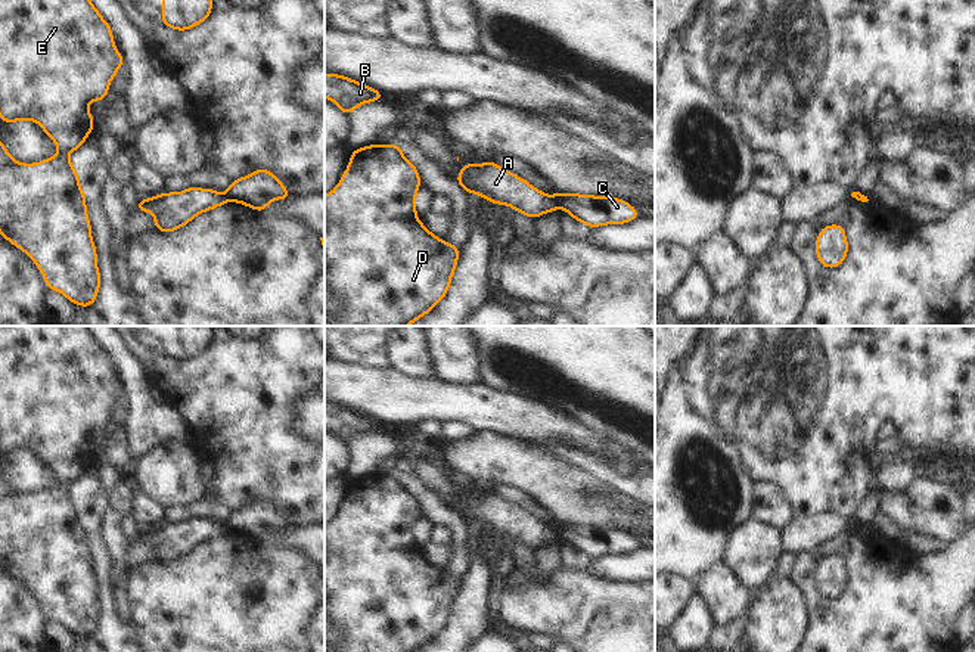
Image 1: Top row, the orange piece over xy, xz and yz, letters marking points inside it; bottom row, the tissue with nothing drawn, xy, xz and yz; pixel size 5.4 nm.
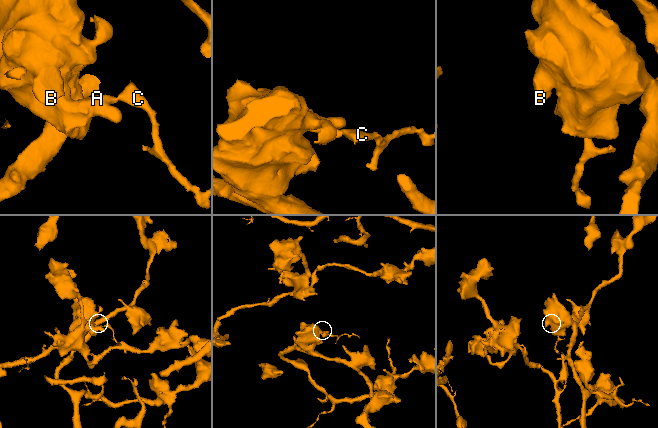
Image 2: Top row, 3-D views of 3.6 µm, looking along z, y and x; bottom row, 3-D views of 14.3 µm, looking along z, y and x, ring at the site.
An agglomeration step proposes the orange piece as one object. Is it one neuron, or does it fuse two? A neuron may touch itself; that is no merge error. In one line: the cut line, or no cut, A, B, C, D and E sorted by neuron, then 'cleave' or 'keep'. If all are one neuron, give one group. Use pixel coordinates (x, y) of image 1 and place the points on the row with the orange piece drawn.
cut in xz along (553, 196), (558, 205); A B D E / C; cleave

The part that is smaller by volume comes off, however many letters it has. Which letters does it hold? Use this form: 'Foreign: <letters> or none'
Foreign: C

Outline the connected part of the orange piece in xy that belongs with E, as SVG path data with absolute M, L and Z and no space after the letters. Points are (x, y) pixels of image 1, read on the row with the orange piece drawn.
M0 0L0 118L6 124L19 119L38 122L60 152L38 164L19 164L0 140L0 235L34 260L47 289L63 294L72 304L84 308L96 301L102 277L97 271L86 193L80 190L80 176L66 156L94 130L87 105L106 97L109 81L117 77L122 63L124 56L115 49L109 24L90 0Z

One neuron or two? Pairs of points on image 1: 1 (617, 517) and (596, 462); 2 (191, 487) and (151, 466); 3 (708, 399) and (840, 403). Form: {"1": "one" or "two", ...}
{"1": "two", "2": "one", "3": "one"}

